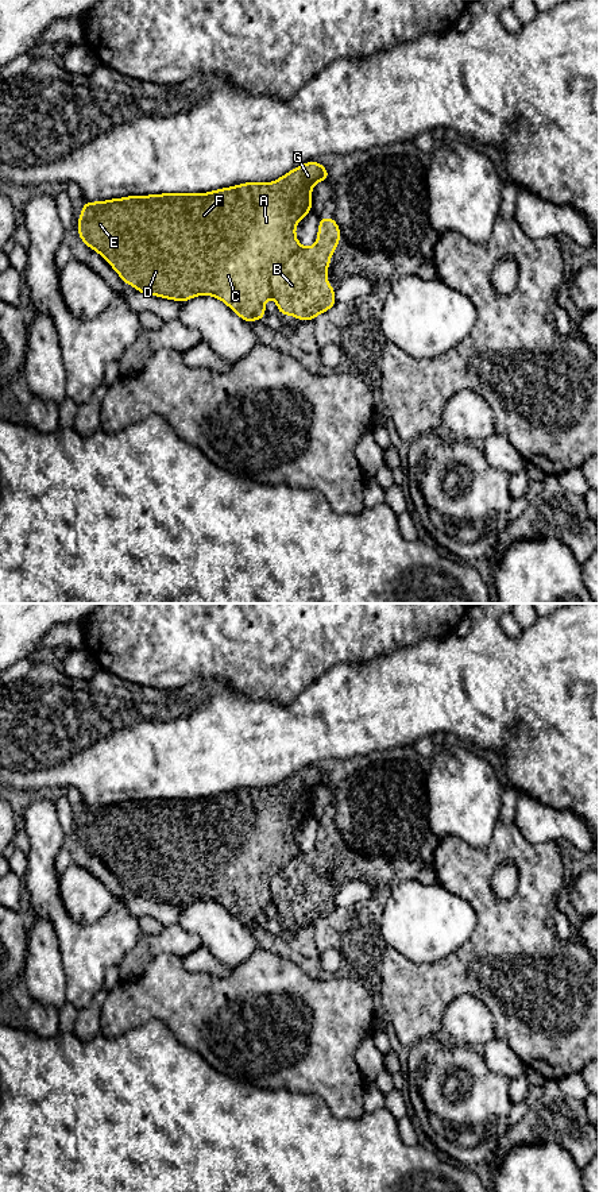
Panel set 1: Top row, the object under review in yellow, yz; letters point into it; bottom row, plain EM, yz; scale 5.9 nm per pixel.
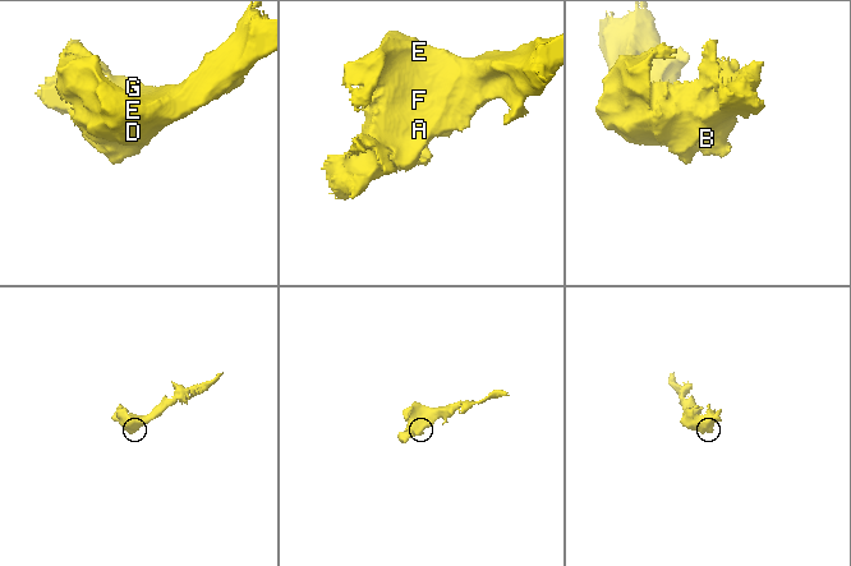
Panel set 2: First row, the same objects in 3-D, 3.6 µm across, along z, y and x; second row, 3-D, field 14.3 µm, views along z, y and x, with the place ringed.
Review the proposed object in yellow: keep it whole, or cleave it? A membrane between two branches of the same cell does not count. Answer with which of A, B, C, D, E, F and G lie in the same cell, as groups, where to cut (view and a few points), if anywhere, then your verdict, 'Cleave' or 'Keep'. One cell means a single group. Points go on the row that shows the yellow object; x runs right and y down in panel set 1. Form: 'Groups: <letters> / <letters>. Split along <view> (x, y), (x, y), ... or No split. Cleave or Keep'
Groups: A C D E F G / B. Split along yz (300, 245), (270, 276), (270, 294). Cleave

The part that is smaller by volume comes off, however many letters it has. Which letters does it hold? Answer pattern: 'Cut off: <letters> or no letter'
Cut off: B

